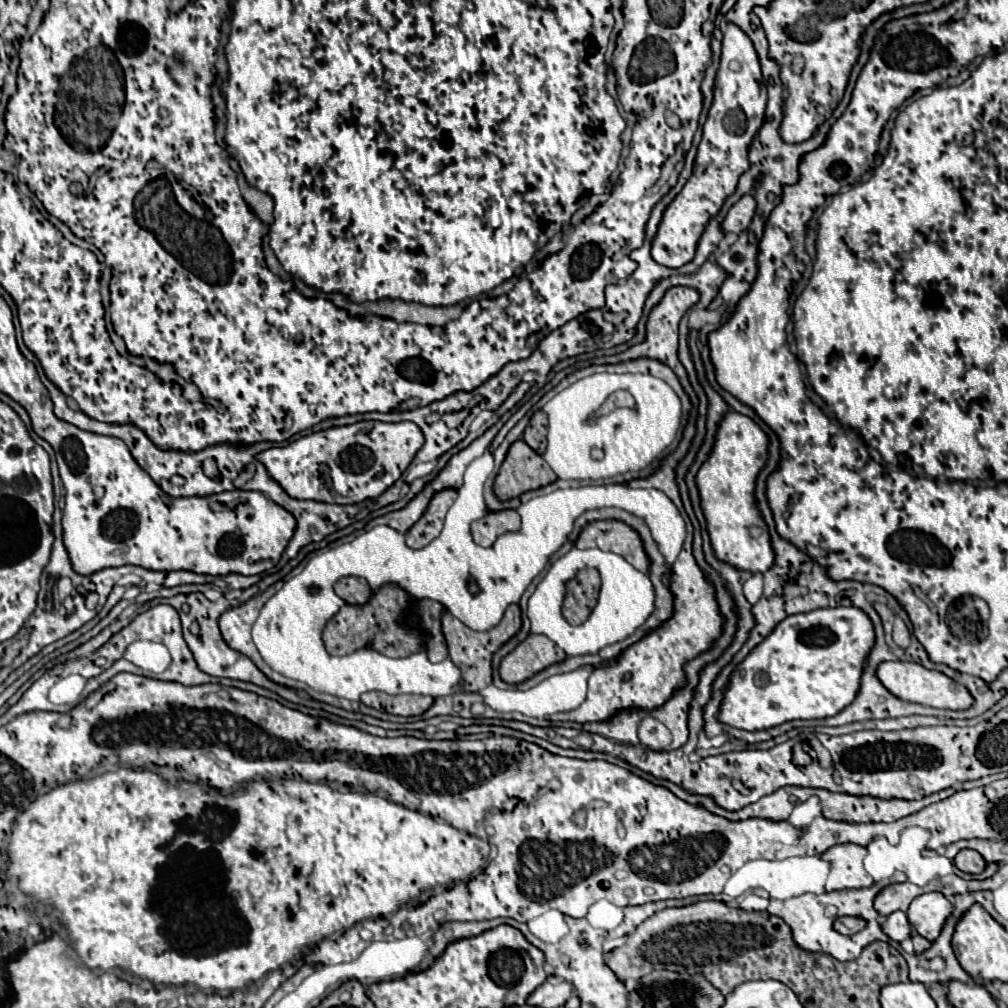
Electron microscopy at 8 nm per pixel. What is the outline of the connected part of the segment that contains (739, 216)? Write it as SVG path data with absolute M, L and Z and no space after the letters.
M742 196L726 214L726 218L722 220L722 230L724 232L734 232L740 234L742 230L746 230L752 222L752 216L756 212L756 200L752 196Z

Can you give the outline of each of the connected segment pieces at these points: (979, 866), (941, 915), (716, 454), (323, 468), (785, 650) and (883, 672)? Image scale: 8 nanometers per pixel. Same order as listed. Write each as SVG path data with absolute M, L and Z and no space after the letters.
M964 848L964 850L960 850L960 852L956 854L956 858L954 858L954 866L960 868L962 872L978 874L978 872L984 870L986 860L984 860L978 852L974 852L974 850L966 850L966 848Z
M926 892L910 902L906 916L914 926L914 930L932 942L938 938L944 920L950 916L950 912L952 912L952 902L944 894Z
M728 410L718 424L714 446L696 474L700 506L706 518L714 556L732 568L766 572L774 564L768 528L754 504L754 482L768 458L768 436L748 416Z
M362 420L346 426L330 426L282 448L268 448L256 454L256 458L266 466L268 476L292 498L328 504L358 504L368 498L378 498L392 486L404 474L422 444L422 430L414 422Z
M854 606L786 616L730 674L718 720L742 730L766 730L788 720L834 716L854 700L872 644L872 622Z
M882 662L876 668L876 676L878 680L886 686L886 690L890 690L894 696L898 696L904 702L916 702L922 706L932 706L932 708L948 708L948 710L966 710L972 706L972 696L970 692L954 682L952 678L948 678L942 672L936 670L928 670L922 664L916 662Z

